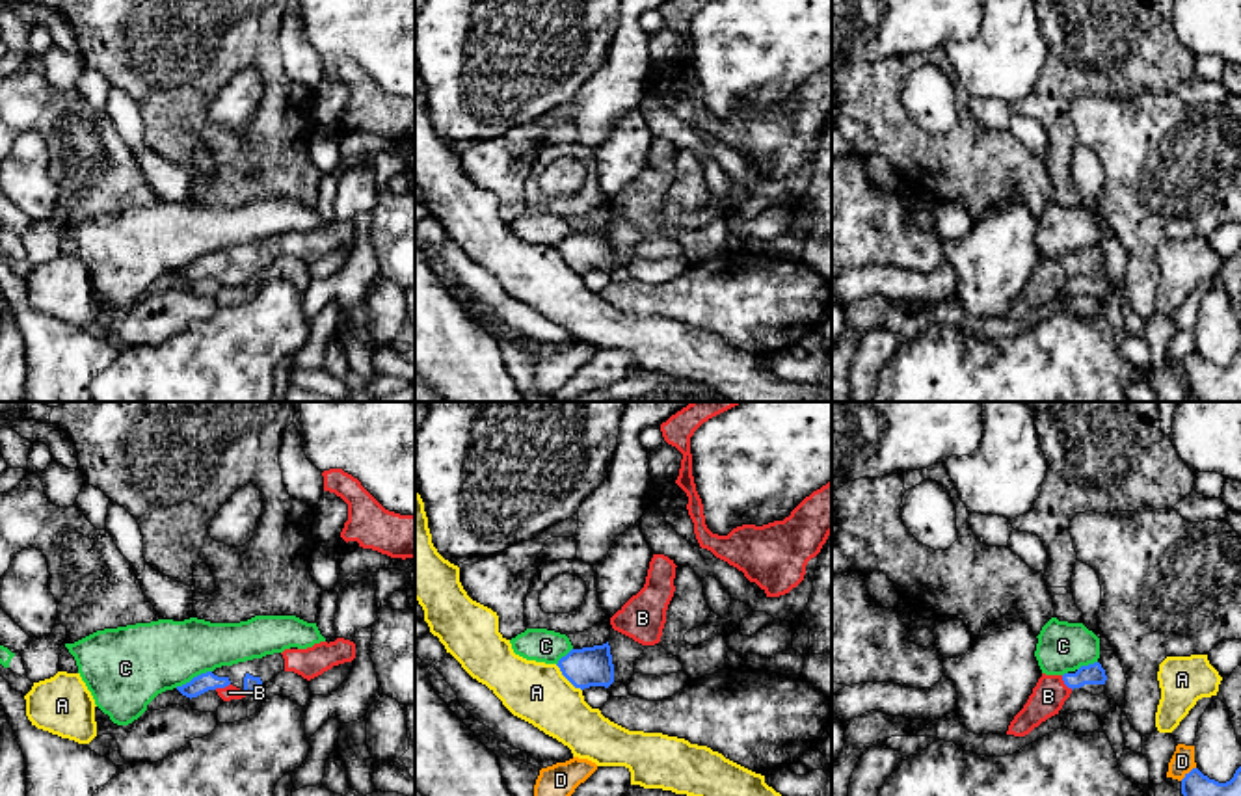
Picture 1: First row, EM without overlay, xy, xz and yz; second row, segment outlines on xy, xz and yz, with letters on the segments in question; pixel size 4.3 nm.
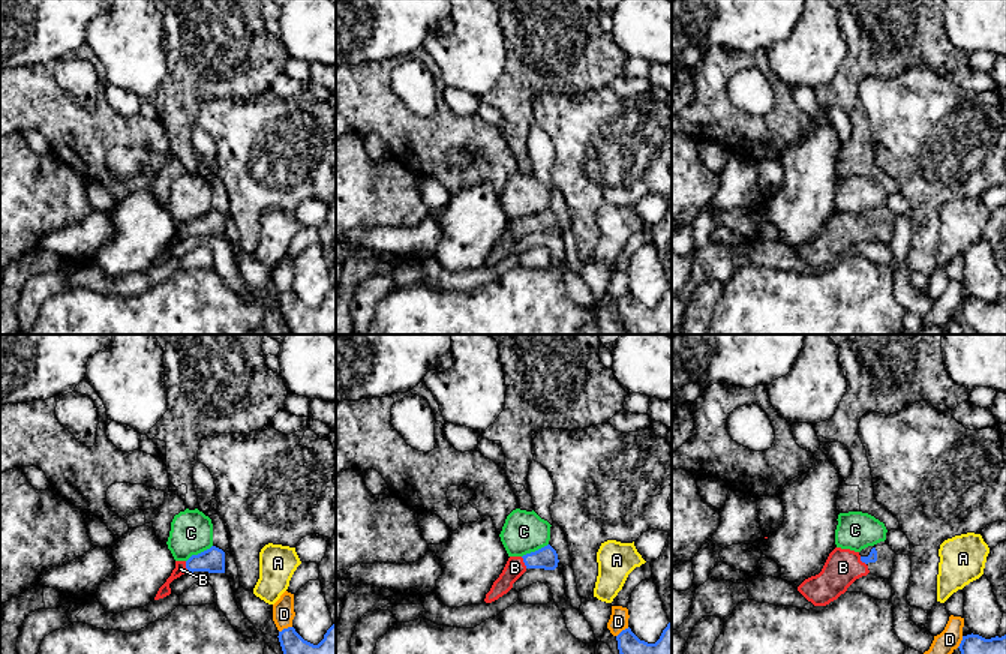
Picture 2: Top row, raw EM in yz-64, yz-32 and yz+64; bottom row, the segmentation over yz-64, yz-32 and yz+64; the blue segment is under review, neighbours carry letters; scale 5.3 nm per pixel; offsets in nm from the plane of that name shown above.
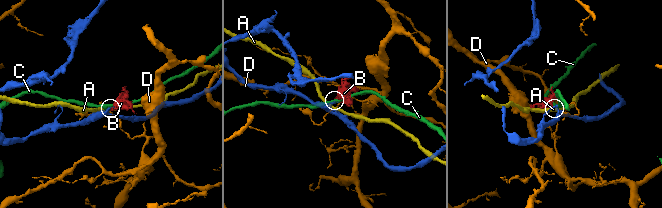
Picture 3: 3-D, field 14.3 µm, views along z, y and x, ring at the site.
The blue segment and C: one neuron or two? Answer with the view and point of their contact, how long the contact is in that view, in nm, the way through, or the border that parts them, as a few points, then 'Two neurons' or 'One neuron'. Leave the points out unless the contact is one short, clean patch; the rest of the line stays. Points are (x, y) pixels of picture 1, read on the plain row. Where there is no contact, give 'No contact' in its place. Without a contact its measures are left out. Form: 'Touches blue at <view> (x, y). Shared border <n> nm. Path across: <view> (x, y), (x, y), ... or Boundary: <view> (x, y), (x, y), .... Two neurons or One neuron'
Touches blue at xy (194, 261). Shared border 180 nm. Boundary: xy (211, 253), (175, 270). Two neurons

